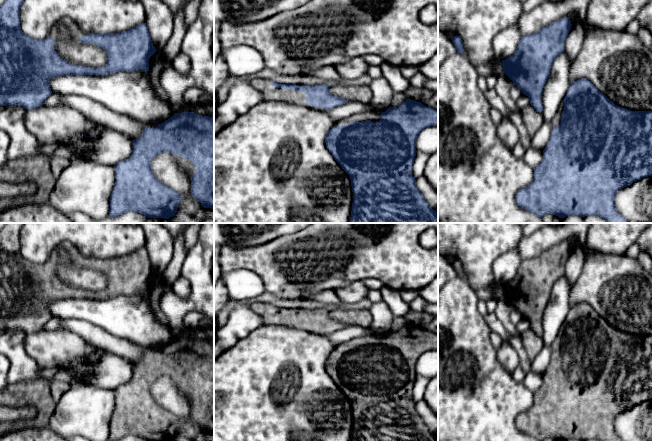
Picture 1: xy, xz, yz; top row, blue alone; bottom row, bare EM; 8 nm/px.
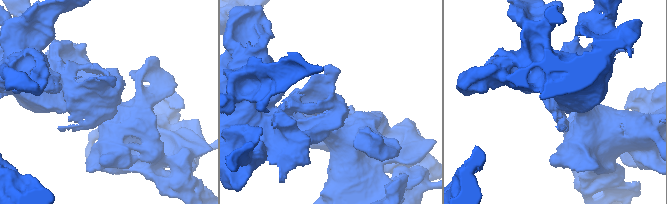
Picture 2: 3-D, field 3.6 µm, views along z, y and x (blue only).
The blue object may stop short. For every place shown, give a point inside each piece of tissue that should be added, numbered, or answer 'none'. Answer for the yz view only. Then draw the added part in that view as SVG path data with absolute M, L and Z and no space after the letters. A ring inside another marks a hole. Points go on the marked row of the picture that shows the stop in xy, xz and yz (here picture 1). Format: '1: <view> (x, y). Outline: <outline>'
1: yz (556, 120). Outline: M564 101L561 103L560 108L558 109L558 112L556 113L555 117L551 121L552 130L560 124L561 118L562 118L562 111L564 108Z

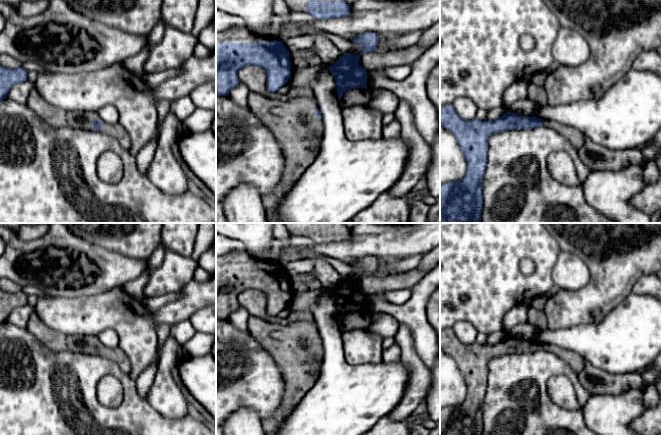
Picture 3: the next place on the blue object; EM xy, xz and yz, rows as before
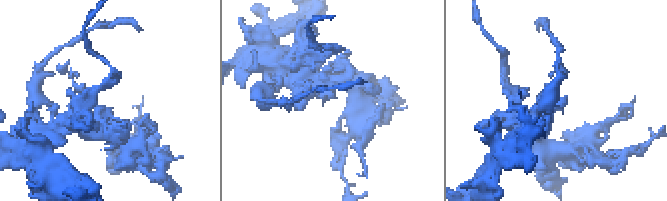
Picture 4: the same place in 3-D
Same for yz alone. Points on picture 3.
1: yz (574, 136). Outline: M544 121L543 126L549 126L566 138L575 148L580 148L585 143L585 135L578 129L556 121Z

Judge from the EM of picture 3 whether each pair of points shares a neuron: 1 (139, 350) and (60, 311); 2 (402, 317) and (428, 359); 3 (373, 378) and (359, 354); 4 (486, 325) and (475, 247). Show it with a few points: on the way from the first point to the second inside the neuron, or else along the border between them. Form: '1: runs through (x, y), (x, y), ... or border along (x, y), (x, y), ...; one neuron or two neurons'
1: runs through (123, 329), (109, 315), (81, 315); one neuron
2: runs through (413, 324), (424, 335), (427, 348); one neuron
3: border along (381, 360), (375, 363), (347, 363), (345, 361); two neurons
4: runs through (486, 306), (486, 271), (483, 266); one neuron

